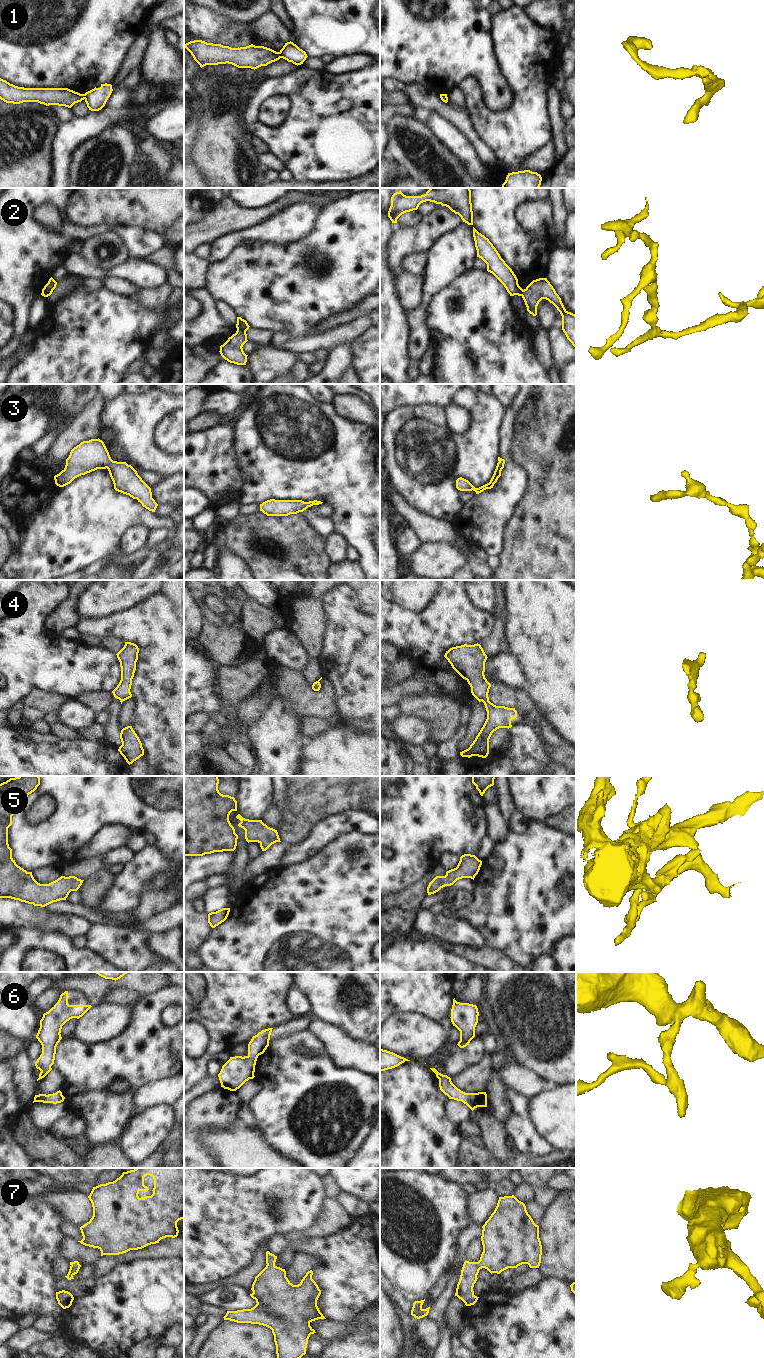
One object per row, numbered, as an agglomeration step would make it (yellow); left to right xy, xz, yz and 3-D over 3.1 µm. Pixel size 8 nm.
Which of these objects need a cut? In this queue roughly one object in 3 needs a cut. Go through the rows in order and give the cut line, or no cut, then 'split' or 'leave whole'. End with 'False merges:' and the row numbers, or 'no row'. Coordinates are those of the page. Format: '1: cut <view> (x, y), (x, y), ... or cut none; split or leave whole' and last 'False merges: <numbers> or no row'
1: cut xz (279, 52), (281, 57); split
2: cut xz (237, 328), (245, 332); split
3: cut none; leave whole
4: cut none; leave whole
5: cut none; leave whole
6: cut none; leave whole
7: cut none; leave whole
False merges: 1, 2

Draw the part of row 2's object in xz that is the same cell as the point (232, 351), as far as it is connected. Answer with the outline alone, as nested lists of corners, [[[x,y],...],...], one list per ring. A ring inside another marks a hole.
[[[237,329],[236,333],[220,346],[219,352],[230,363],[246,365],[248,355],[244,353],[242,347],[247,341],[246,332]]]

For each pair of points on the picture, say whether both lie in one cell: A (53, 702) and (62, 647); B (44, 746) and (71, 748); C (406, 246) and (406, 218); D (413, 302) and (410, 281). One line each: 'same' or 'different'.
A: different
B: same
C: different
D: same

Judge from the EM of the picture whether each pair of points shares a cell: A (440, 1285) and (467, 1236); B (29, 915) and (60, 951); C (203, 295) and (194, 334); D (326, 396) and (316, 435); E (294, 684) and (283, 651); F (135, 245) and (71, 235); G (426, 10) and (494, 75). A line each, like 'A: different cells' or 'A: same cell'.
A: different cells
B: different cells
C: same cell
D: different cells
E: different cells
F: same cell
G: same cell

